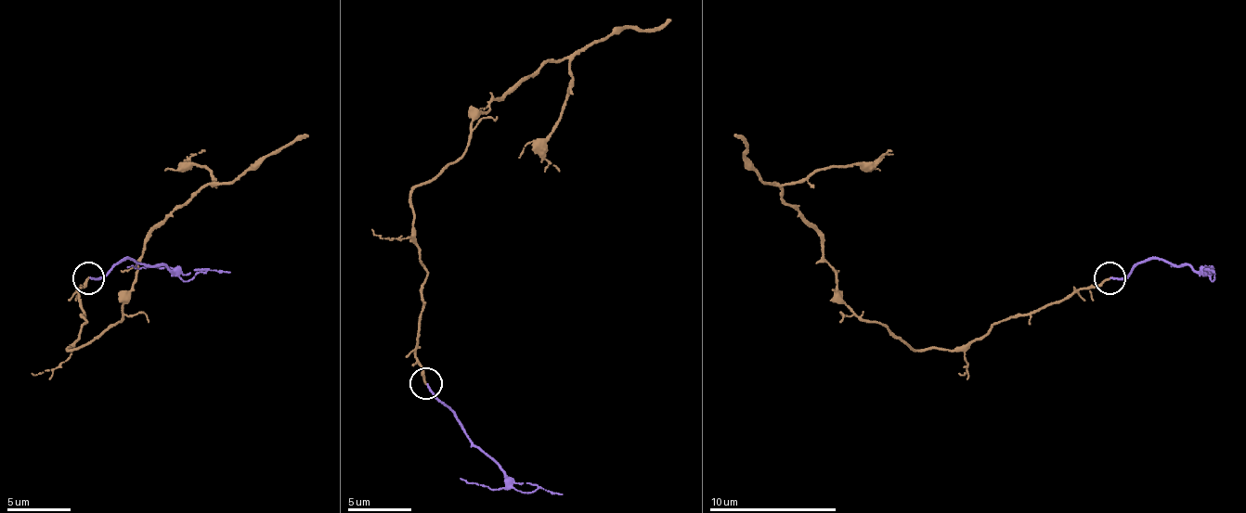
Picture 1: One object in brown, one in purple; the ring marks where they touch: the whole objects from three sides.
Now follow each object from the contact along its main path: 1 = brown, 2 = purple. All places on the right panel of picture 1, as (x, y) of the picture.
1: (1109, 278), (997, 320), (963, 345), (912, 349), (862, 320), (836, 288), (823, 240), (782, 186), (893, 151)
2: (1109, 278), (1124, 278), (1148, 260), (1167, 260), (1213, 273)

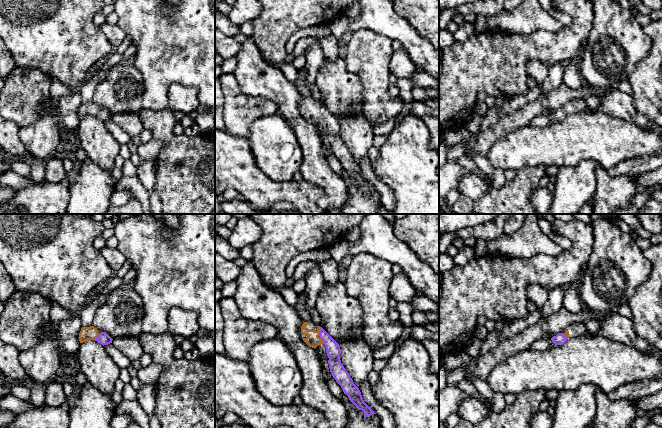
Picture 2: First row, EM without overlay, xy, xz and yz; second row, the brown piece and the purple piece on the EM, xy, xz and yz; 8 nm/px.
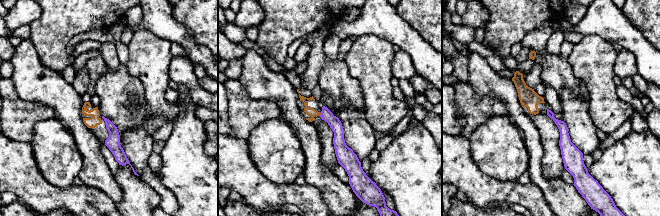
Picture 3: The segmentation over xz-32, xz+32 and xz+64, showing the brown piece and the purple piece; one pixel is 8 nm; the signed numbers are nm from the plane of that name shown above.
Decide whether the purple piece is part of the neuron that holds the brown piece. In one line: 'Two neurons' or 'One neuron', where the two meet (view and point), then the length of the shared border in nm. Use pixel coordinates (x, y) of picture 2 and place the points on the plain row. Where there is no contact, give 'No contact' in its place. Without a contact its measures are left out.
One neuron. Touches brown at xz (319, 107). Shared border 70 nm

